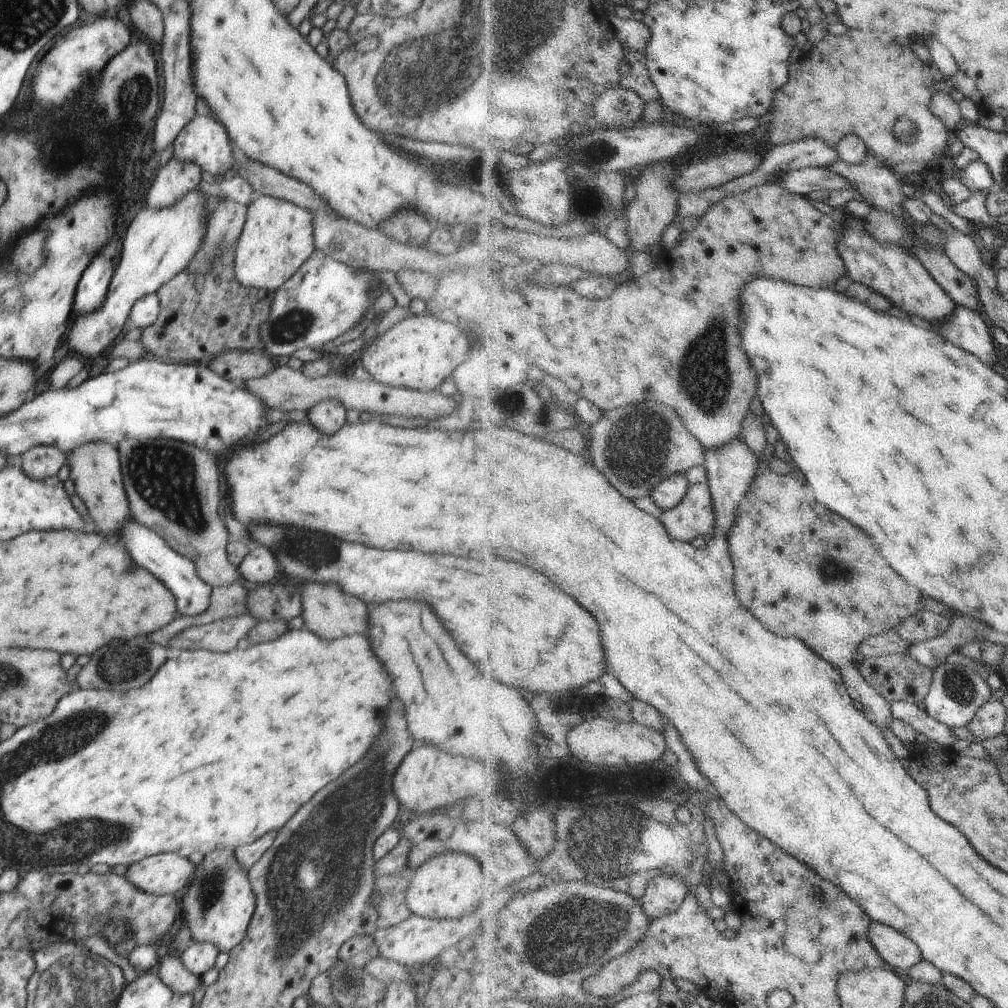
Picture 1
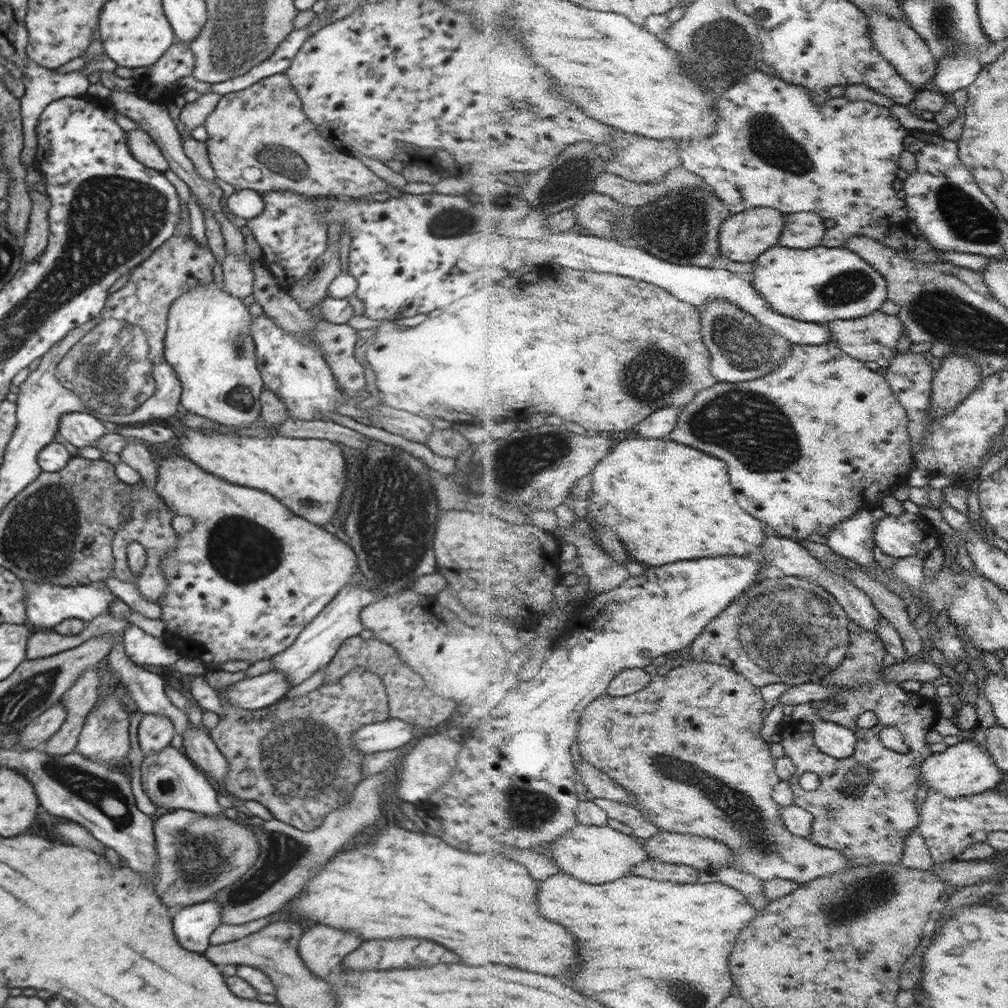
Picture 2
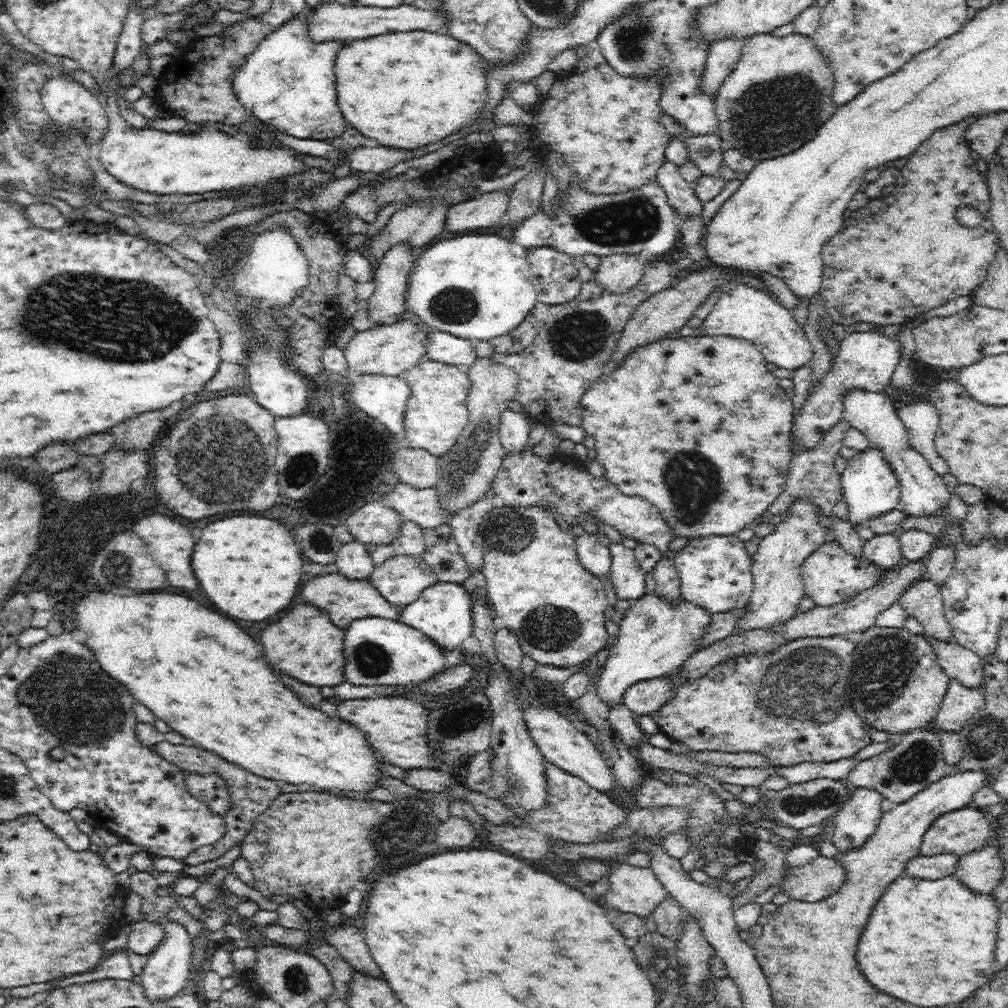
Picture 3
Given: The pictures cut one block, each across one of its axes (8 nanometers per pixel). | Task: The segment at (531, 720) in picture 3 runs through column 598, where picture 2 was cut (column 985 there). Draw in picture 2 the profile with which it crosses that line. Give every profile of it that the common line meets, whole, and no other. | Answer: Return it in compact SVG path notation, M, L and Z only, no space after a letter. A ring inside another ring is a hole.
M961 740L956 745L948 746L943 752L931 754L922 767L922 777L926 781L926 787L942 793L948 799L974 797L978 793L994 789L1001 782L1003 774L1004 771L995 766L985 745L974 741Z

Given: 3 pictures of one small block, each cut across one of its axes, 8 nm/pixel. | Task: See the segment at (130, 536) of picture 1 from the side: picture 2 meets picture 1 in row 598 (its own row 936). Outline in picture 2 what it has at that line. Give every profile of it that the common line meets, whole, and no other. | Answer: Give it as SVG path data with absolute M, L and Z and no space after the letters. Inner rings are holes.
M206 901L172 912L173 933L179 945L193 953L205 953L211 934L222 923L222 906Z

